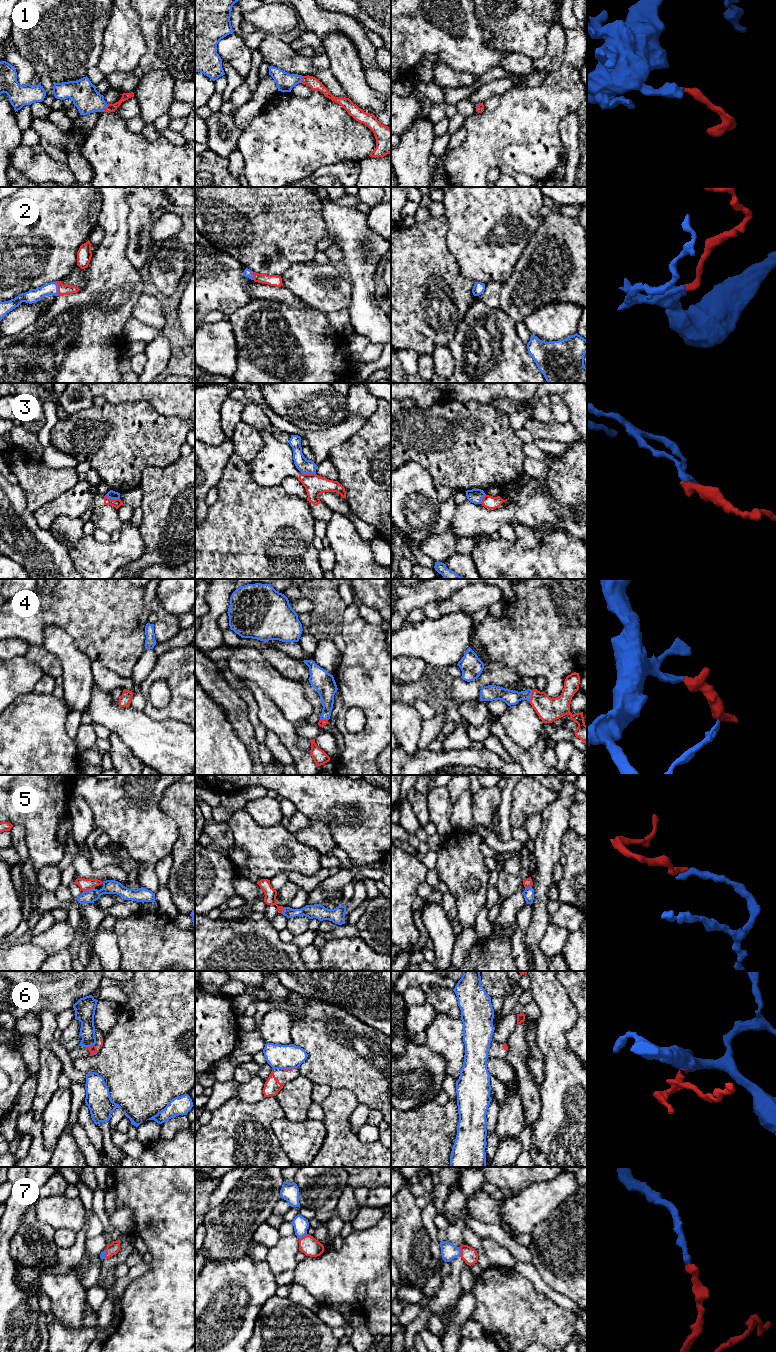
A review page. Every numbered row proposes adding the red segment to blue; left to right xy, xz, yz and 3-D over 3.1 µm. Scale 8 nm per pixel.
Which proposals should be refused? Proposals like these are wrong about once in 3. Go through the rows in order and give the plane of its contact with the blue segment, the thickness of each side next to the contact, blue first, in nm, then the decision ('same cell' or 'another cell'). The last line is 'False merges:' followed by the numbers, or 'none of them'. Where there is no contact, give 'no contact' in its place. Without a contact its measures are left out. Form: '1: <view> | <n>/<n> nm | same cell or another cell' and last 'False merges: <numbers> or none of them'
1: xy | 220/60 nm | same cell
2: xy | 110/90 nm | same cell
3: xy | 70/70 nm | another cell
4: yz | 120/190 nm | same cell
5: xy | 110/100 nm | another cell
6: xy | 130/60 nm | another cell
7: yz | 130/120 nm | same cell
False merges: 3, 5, 6

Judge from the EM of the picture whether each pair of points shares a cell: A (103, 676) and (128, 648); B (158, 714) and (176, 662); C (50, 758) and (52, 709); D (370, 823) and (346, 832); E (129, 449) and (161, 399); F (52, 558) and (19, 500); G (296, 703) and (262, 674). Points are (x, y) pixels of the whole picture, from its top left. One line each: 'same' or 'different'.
A: different
B: same
C: same
D: same
E: different
F: same
G: same

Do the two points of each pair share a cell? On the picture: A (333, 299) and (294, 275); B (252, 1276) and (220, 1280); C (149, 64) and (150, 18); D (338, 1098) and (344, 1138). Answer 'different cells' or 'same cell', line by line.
A: same cell
B: same cell
C: same cell
D: same cell

